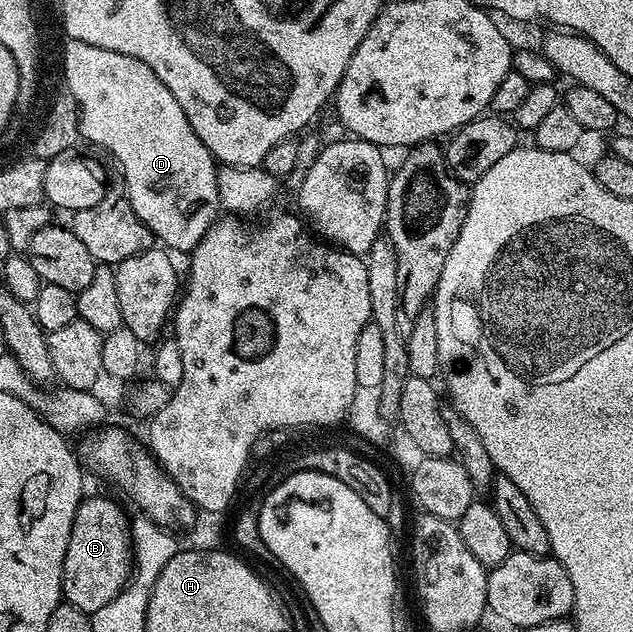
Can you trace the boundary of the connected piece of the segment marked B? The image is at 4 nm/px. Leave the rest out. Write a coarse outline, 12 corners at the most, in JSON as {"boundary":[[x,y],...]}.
{"boundary":[[75,511],[61,592],[92,615],[133,575],[130,514]]}

